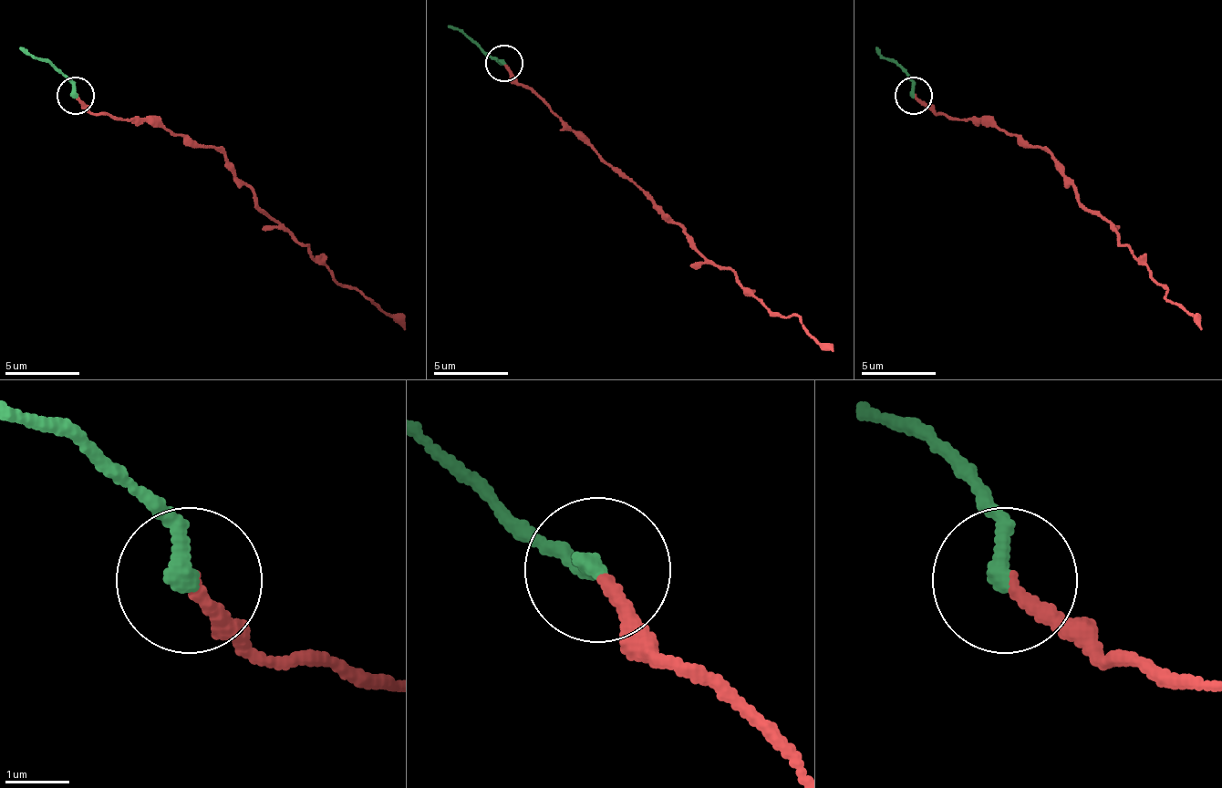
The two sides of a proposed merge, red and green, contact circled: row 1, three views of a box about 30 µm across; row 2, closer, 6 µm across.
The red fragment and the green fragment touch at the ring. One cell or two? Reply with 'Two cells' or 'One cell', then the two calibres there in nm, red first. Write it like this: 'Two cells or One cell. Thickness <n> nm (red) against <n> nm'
One cell. Thickness 180 nm (red) against 280 nm

